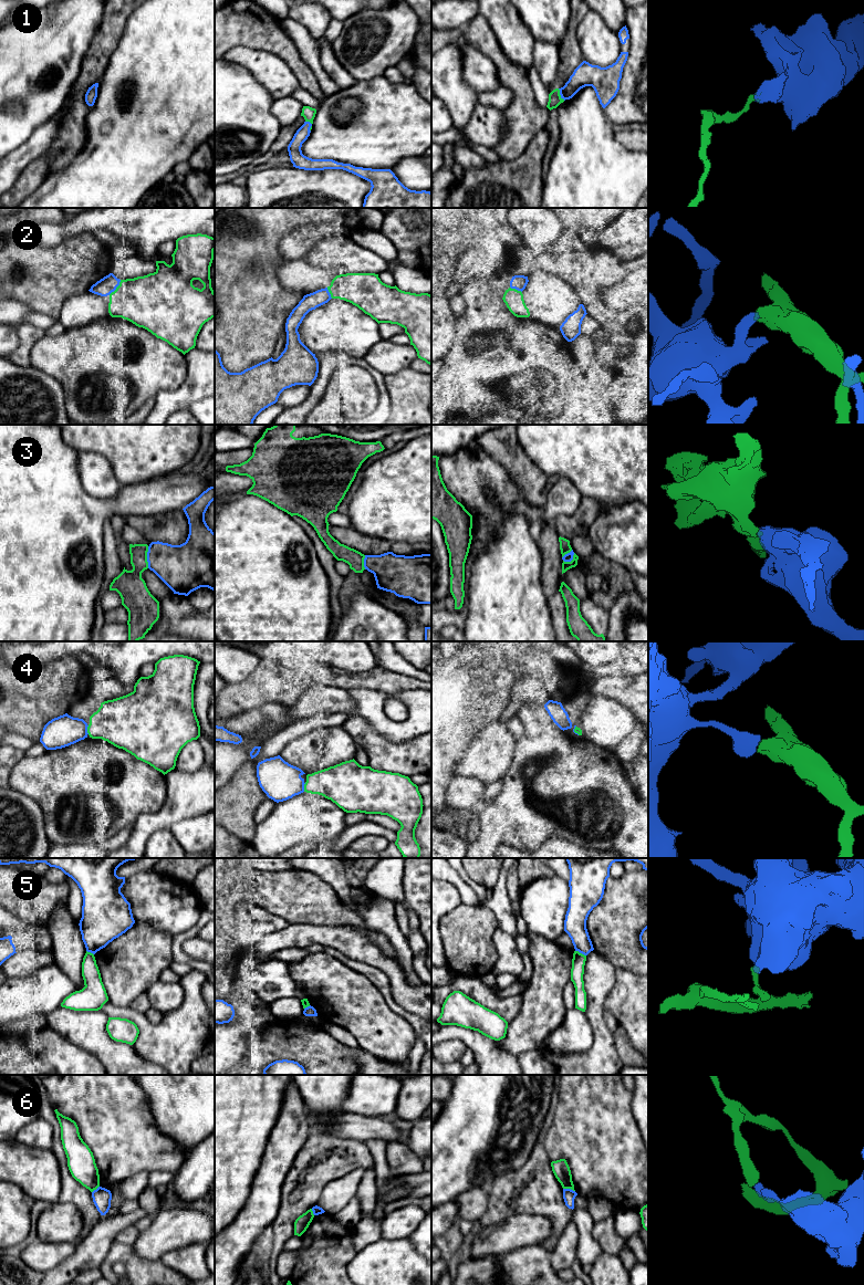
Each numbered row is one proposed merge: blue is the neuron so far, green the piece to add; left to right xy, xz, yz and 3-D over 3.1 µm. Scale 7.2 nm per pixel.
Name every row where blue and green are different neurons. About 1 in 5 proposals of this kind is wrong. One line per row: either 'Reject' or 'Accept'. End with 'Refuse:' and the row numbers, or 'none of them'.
1: Accept
2: Accept
3: Reject
4: Reject
5: Reject
6: Reject
Refuse: 3, 4, 5, 6

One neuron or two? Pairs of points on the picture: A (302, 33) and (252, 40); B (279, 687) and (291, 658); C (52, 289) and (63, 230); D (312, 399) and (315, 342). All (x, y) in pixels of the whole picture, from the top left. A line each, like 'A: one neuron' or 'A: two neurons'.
A: two neurons
B: two neurons
C: two neurons
D: two neurons

